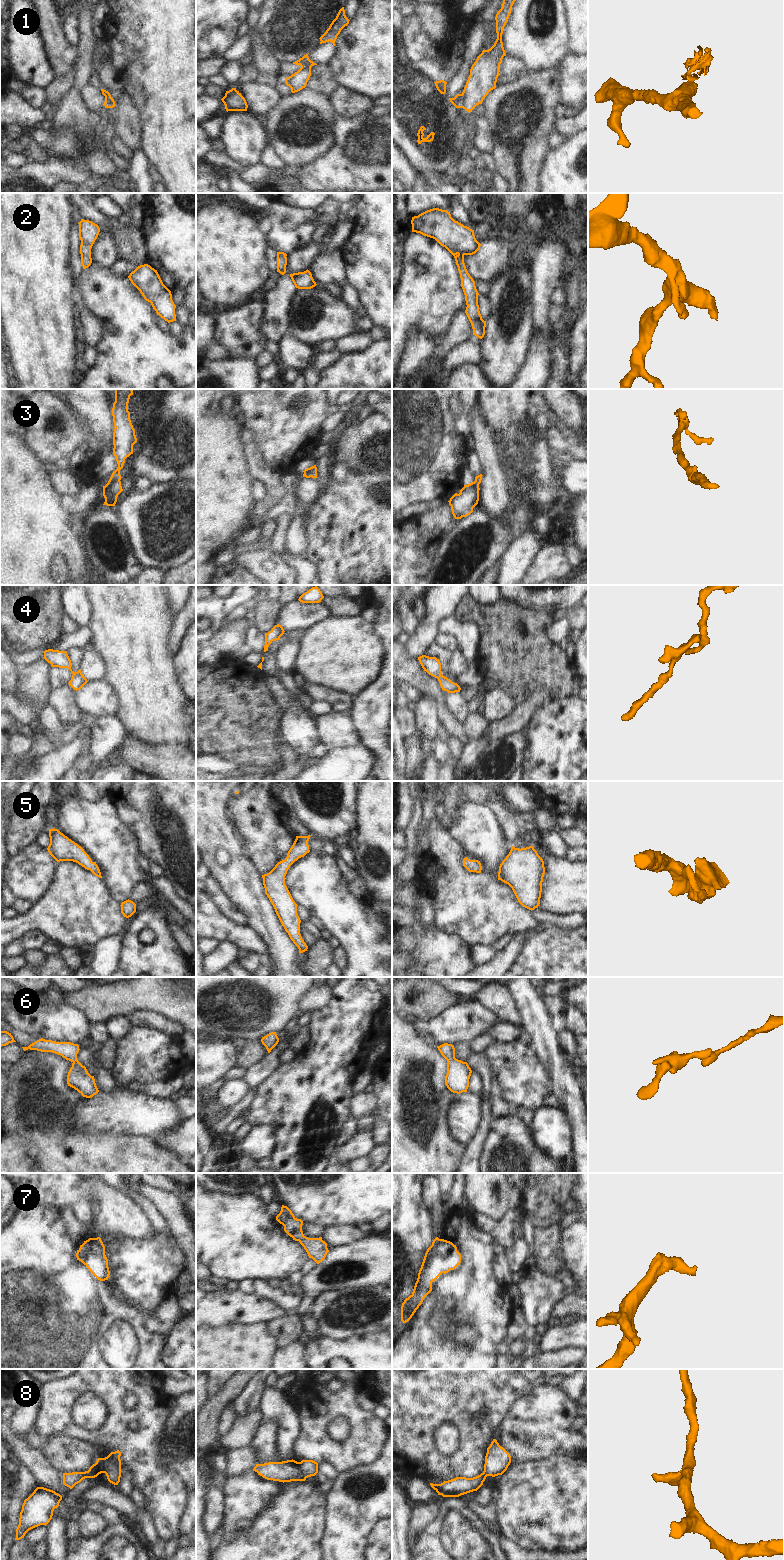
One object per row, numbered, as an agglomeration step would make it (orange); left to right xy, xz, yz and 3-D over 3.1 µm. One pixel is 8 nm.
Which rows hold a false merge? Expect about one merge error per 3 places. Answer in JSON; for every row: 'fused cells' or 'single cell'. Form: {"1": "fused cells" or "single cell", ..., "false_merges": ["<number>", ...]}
{"1": "fused cells", "2": "single cell", "3": "single cell", "4": "single cell", "5": "single cell", "6": "single cell", "7": "single cell", "8": "single cell", "false_merges": ["1"]}

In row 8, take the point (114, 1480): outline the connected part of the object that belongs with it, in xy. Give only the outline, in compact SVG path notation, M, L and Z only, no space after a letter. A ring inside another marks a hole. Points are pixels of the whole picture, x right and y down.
M119 1450L111 1452L105 1458L98 1458L88 1471L63 1473L63 1484L72 1489L76 1484L85 1478L95 1478L101 1473L105 1473L110 1483L118 1485L121 1477L121 1452Z

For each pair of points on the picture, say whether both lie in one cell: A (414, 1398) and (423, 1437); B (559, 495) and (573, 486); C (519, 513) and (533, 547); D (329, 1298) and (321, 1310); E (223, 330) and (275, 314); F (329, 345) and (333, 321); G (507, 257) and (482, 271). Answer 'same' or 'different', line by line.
A: same
B: different
C: different
D: same
E: different
F: different
G: same

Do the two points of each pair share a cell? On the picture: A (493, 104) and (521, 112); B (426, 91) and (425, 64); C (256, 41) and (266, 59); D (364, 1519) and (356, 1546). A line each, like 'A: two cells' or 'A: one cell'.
A: one cell
B: one cell
C: one cell
D: one cell

